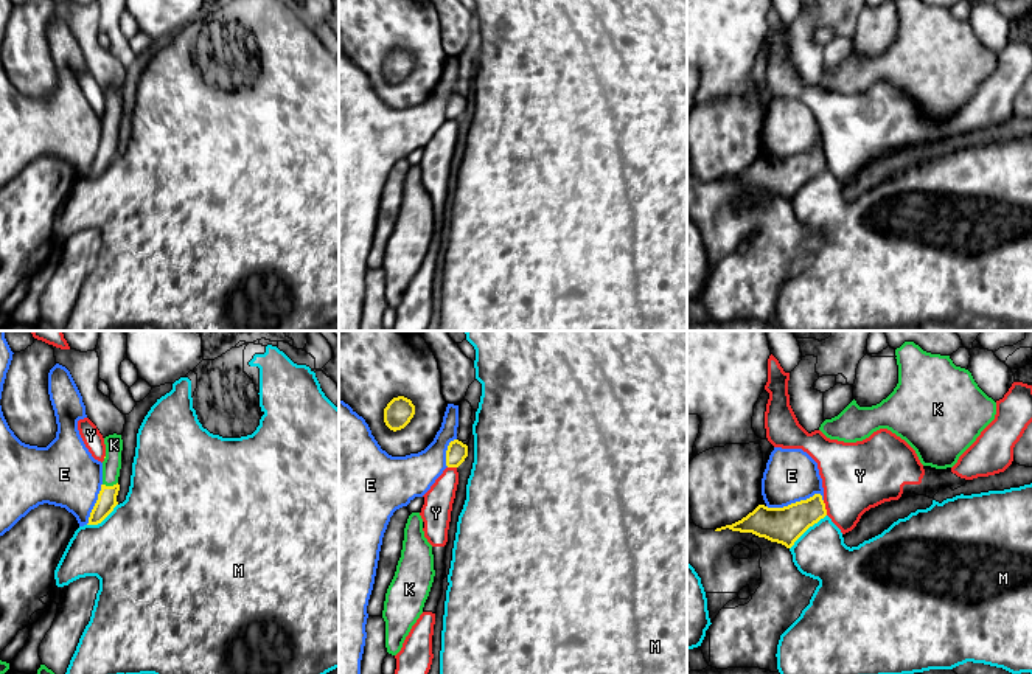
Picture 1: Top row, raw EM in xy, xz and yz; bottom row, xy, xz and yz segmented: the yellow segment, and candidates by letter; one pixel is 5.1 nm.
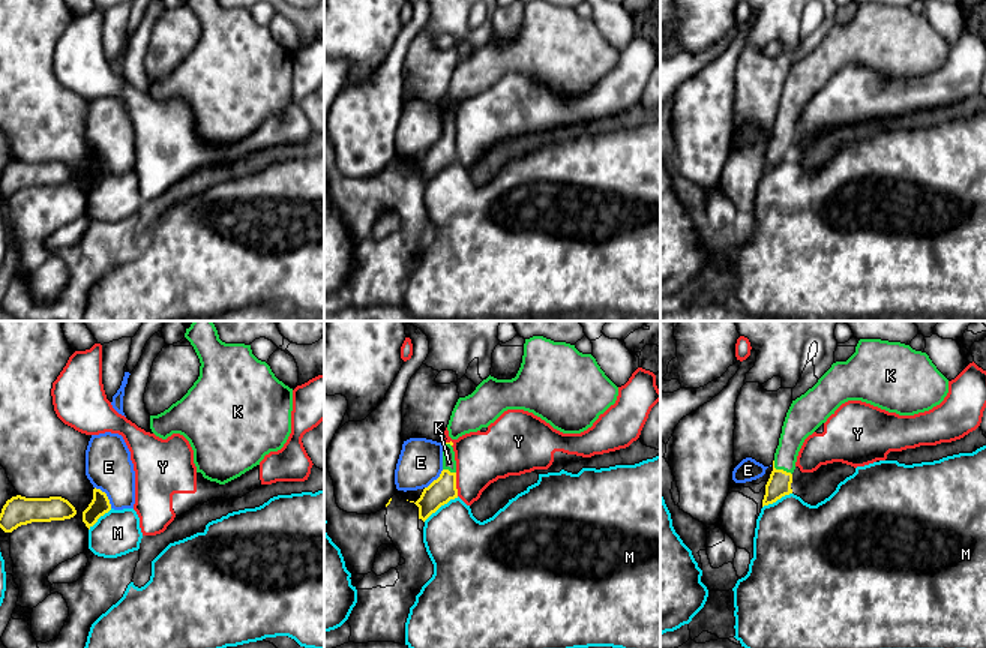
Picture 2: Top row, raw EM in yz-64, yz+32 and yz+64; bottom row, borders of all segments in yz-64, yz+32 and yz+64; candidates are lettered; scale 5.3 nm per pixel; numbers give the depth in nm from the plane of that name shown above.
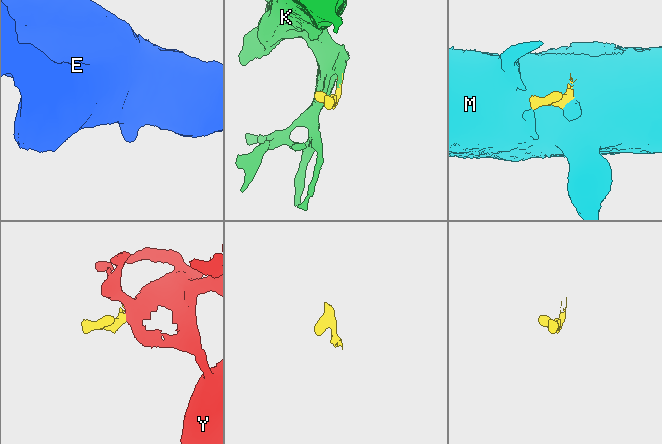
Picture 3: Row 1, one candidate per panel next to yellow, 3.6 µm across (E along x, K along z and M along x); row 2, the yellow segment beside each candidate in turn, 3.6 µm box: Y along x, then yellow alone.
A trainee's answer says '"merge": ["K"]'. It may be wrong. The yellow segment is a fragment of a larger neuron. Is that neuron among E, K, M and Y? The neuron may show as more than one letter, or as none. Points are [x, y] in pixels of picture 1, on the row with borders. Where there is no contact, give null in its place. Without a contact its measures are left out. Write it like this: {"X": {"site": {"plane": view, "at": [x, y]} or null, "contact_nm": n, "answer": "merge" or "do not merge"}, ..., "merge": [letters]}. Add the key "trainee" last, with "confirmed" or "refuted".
{"E": {"site": {"plane": "yz", "at": [796, 502]}, "contact_nm": 300, "answer": "do not merge"}, "K": {"site": {"plane": "xy", "at": [109, 486]}, "contact_nm": 80, "answer": "merge"}, "M": {"site": {"plane": "yz", "at": [807, 528]}, "contact_nm": 260, "answer": "do not merge"}, "Y": {"site": {"plane": "yz", "at": [824, 508]}, "contact_nm": 80, "answer": "do not merge"}, "merge": ["K"], "trainee": "confirmed"}

